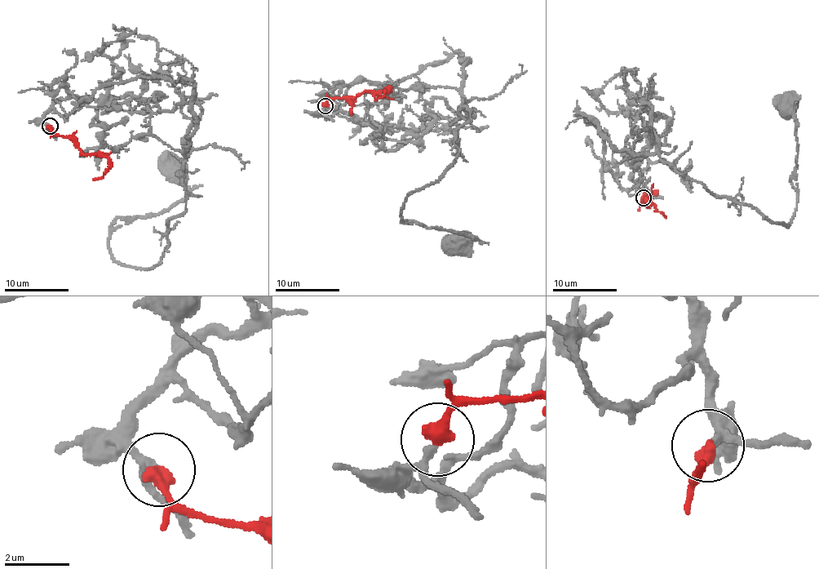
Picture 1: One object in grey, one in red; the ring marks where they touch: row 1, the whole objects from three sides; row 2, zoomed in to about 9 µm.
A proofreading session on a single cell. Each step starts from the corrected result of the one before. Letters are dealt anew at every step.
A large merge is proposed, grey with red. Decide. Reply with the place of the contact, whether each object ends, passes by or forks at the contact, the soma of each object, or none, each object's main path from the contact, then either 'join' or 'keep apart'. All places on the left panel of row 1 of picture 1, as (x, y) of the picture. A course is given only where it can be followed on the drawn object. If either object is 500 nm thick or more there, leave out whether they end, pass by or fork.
place (50, 126); grey passes by; red ends; soma grey (173, 168); soma red none; course grey (50, 126), (161, 73), (182, 100), (185, 209), (156, 266), (122, 264), (108, 228), (183, 199), (172, 170); course red (50, 126), (53, 133), (68, 136), (86, 155), (108, 157), (108, 169), (103, 176), (93, 180); join

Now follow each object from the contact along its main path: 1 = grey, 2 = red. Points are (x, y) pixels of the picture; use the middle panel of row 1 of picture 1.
1: (325, 107), (418, 131), (458, 119), (466, 100), (458, 156), (409, 195), (400, 222), (473, 237), (457, 242)
2: (325, 105), (329, 100), (344, 99), (365, 91), (382, 92), (386, 89), (388, 92), (374, 100)

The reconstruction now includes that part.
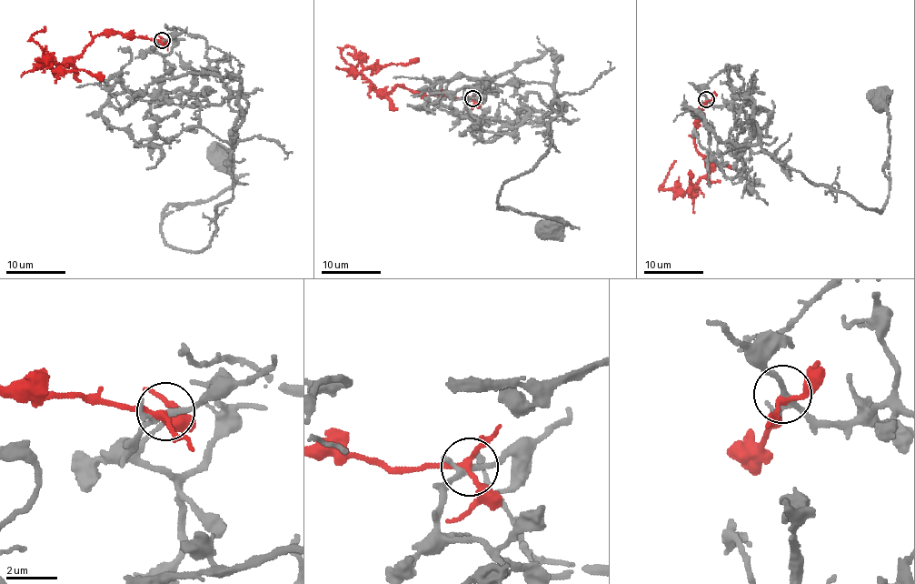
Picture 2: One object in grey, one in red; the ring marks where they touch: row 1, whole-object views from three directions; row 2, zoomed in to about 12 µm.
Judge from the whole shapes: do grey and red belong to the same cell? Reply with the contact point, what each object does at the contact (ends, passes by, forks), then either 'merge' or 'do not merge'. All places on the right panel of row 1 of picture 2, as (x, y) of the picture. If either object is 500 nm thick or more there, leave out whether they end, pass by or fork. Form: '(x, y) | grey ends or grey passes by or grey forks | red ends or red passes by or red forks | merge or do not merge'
(706, 99) | grey forks | red forks | do not merge

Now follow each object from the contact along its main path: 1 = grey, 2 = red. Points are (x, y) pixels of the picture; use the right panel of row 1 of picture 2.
1: (707, 99), (752, 131), (746, 95), (763, 149), (880, 213), (880, 101)
2: (707, 99), (693, 141), (708, 160), (709, 171), (691, 190), (664, 191), (660, 187), (675, 160)

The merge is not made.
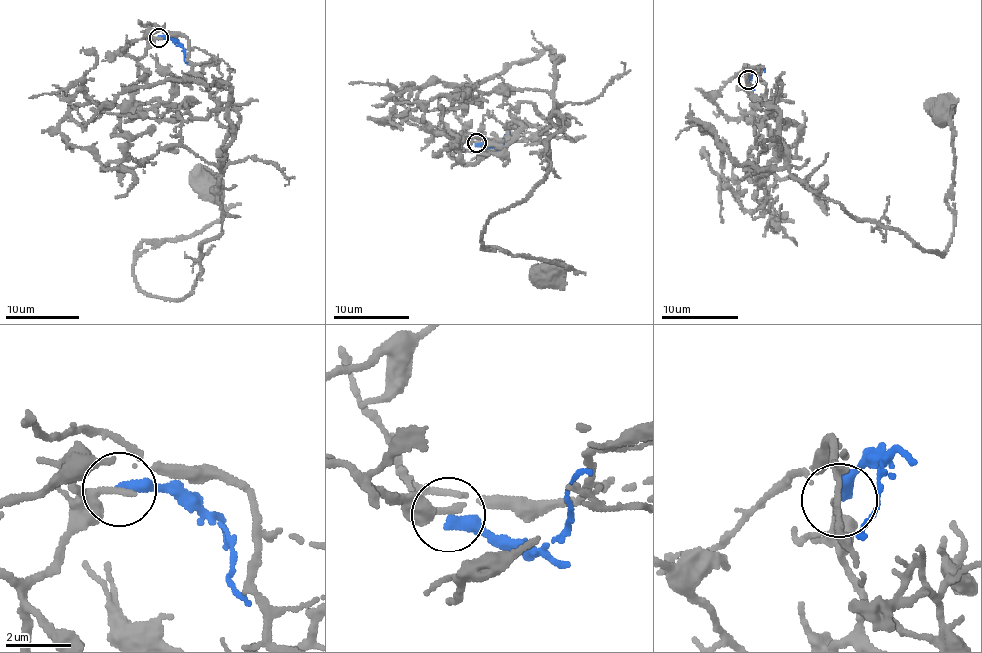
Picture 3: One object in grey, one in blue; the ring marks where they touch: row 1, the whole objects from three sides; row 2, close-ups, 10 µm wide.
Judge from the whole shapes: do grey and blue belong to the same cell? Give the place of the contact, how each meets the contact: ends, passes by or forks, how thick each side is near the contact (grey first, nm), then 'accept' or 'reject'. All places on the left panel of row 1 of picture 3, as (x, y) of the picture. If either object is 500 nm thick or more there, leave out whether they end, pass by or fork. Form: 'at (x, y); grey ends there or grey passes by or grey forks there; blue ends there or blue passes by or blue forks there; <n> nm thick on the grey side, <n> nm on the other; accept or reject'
at (159, 38); grey passes by; blue ends there; 200 nm thick on the grey side, 360 nm on the other; reject

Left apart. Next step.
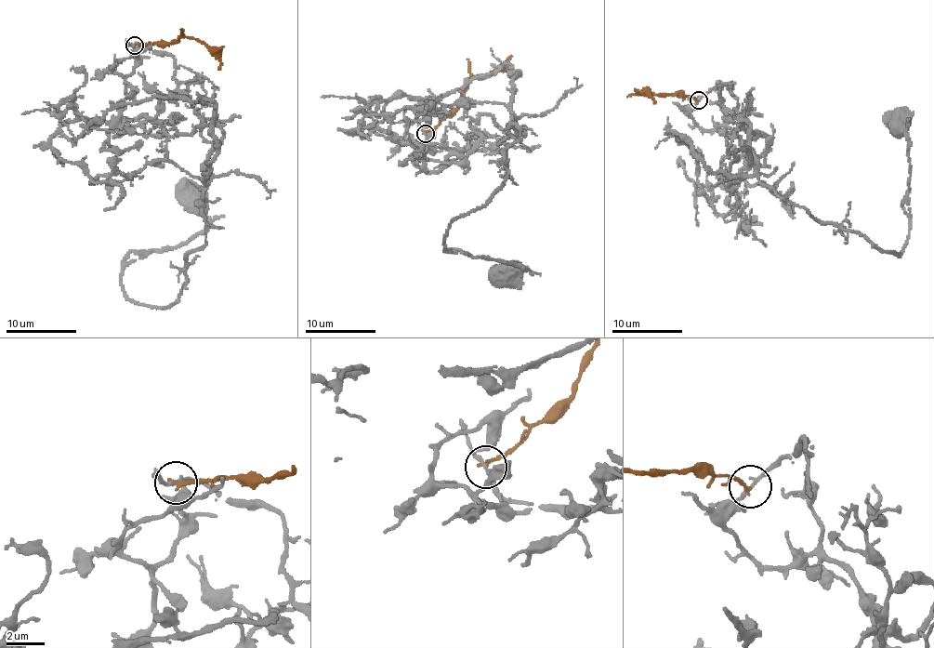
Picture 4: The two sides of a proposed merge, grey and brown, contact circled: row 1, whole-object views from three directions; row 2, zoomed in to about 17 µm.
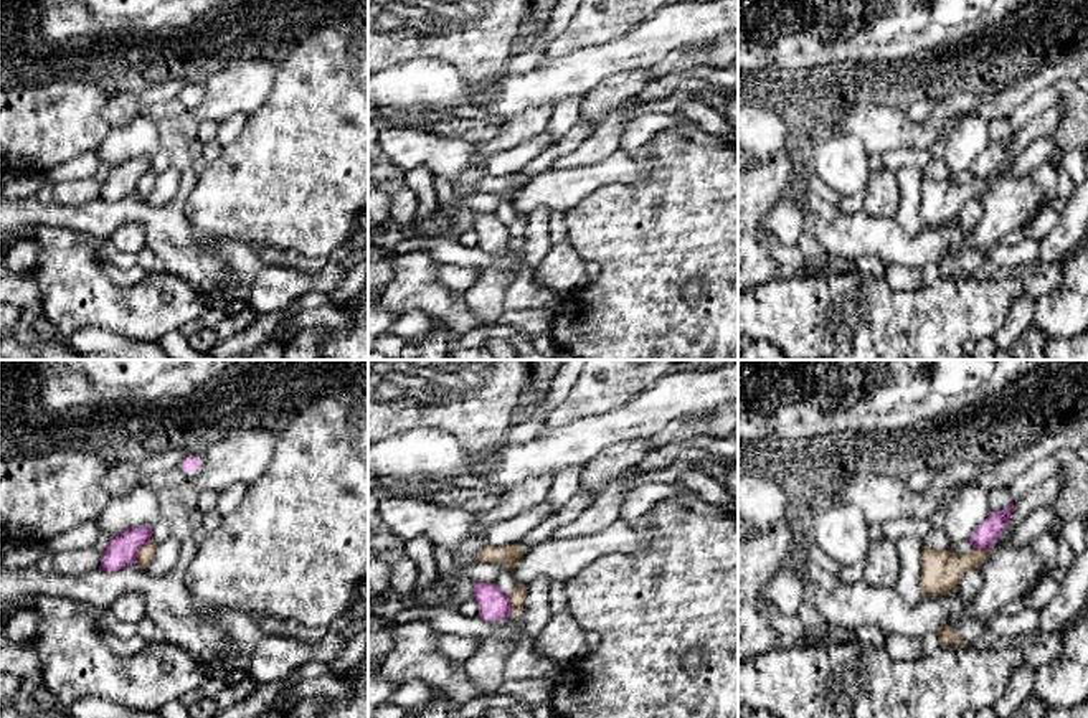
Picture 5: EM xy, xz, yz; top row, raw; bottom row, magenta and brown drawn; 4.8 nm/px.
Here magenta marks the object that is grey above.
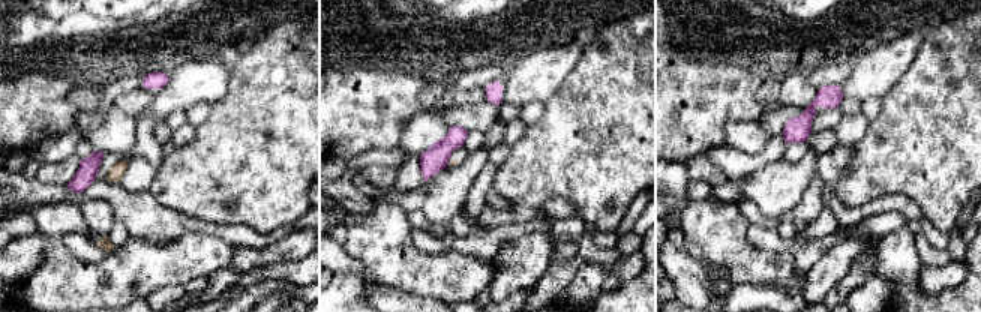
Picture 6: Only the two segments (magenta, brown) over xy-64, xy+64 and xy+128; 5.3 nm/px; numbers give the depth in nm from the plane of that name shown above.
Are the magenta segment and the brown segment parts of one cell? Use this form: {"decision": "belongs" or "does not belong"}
{"decision": "does not belong"}

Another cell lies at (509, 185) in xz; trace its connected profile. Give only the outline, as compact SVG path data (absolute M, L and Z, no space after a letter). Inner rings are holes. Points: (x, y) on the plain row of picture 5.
M487 175L477 183L477 191L480 193L504 193L509 196L509 201L513 205L518 190L525 185L525 182L517 175L507 177L492 177Z

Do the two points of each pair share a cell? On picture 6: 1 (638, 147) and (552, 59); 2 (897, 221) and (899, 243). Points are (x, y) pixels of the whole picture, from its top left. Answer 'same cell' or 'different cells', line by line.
1: different cells
2: different cells

